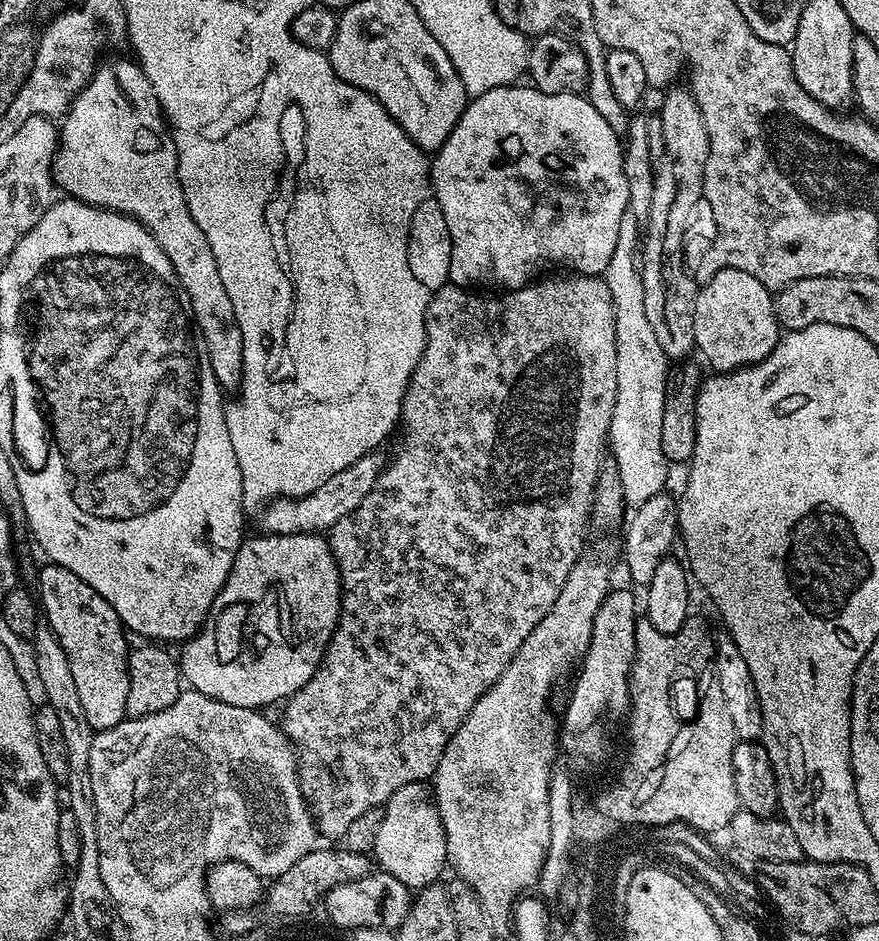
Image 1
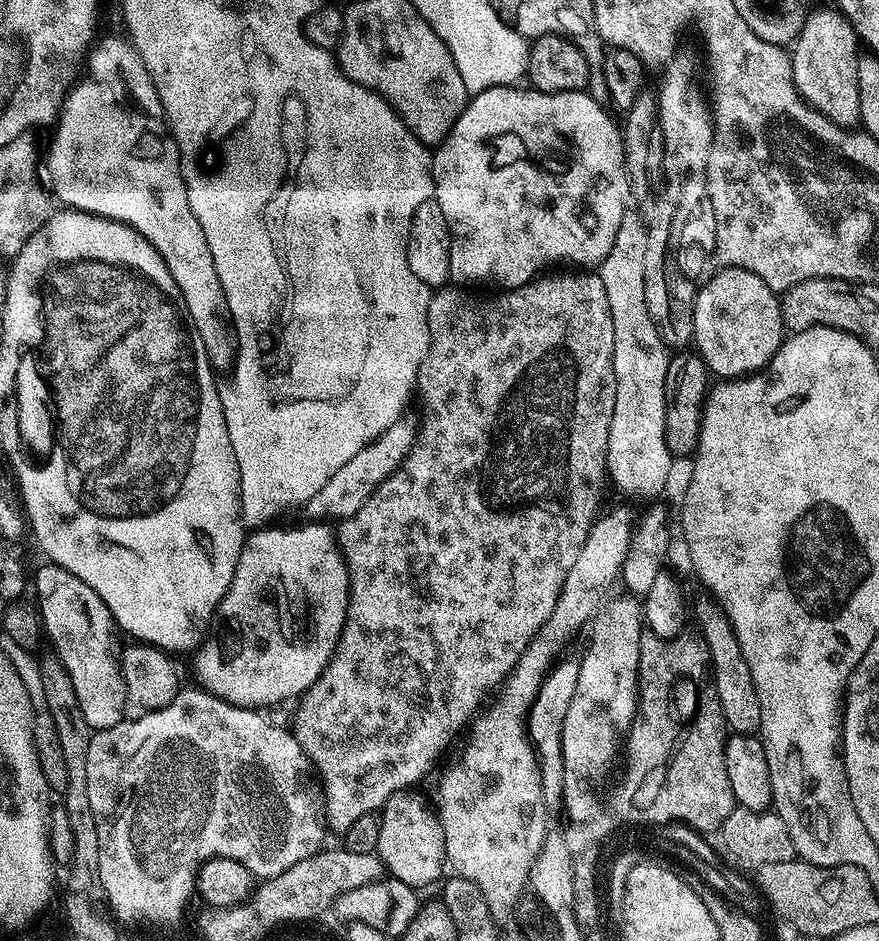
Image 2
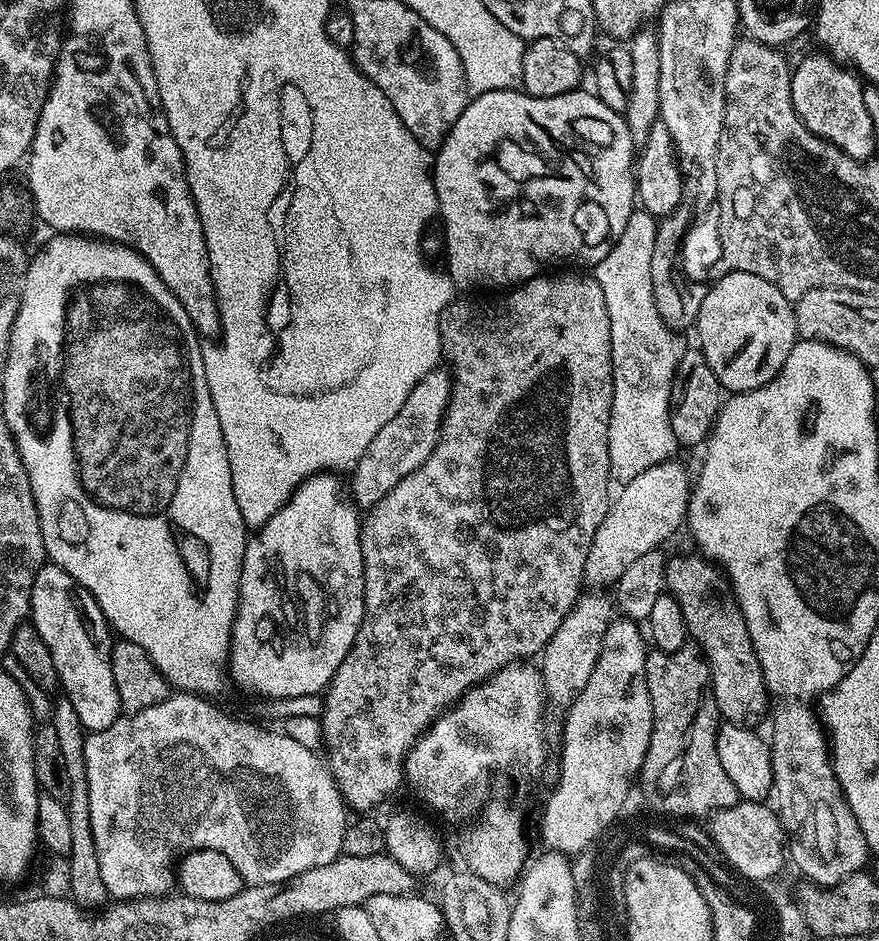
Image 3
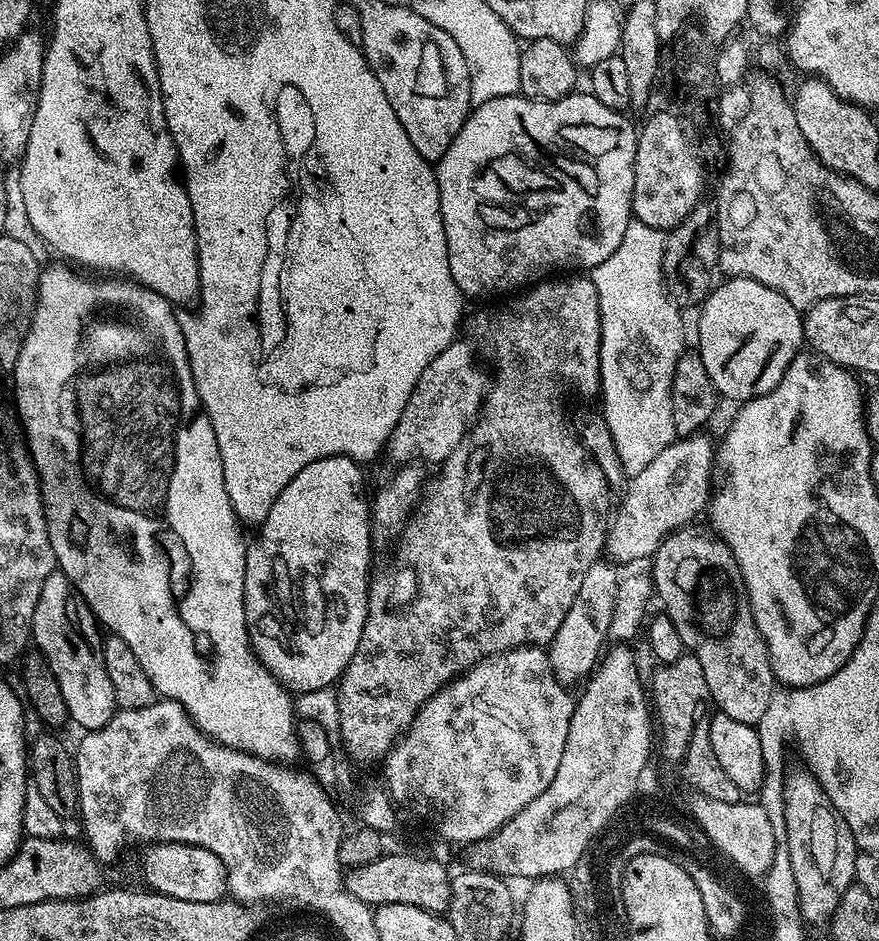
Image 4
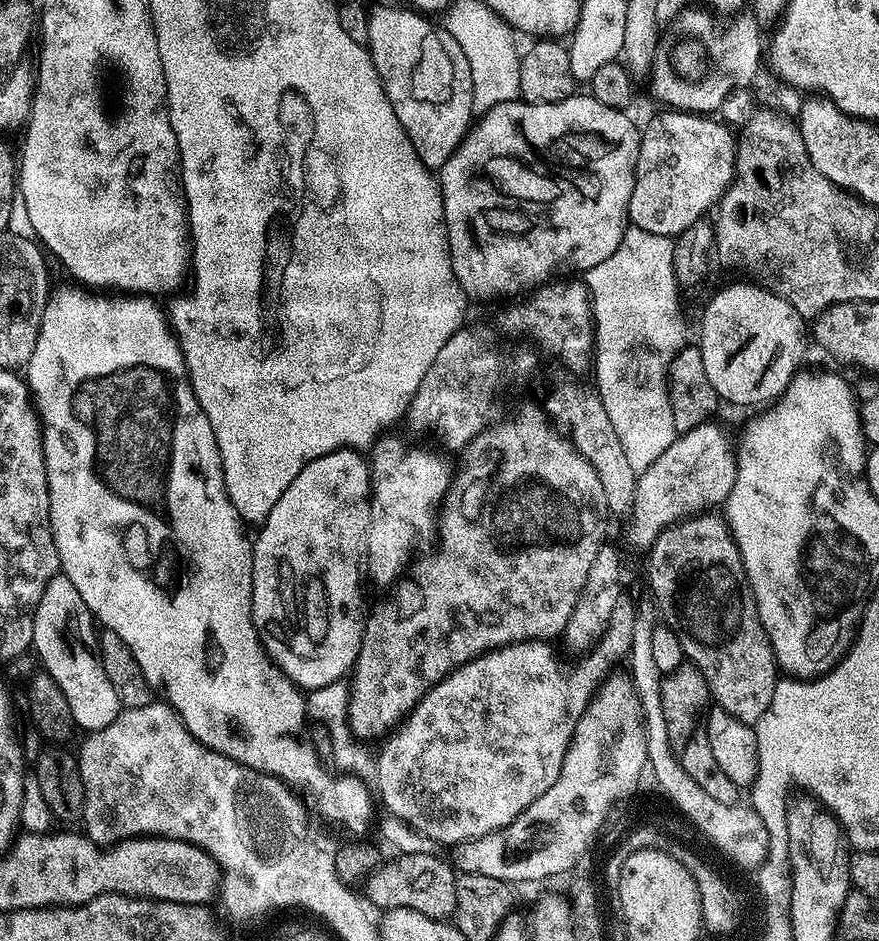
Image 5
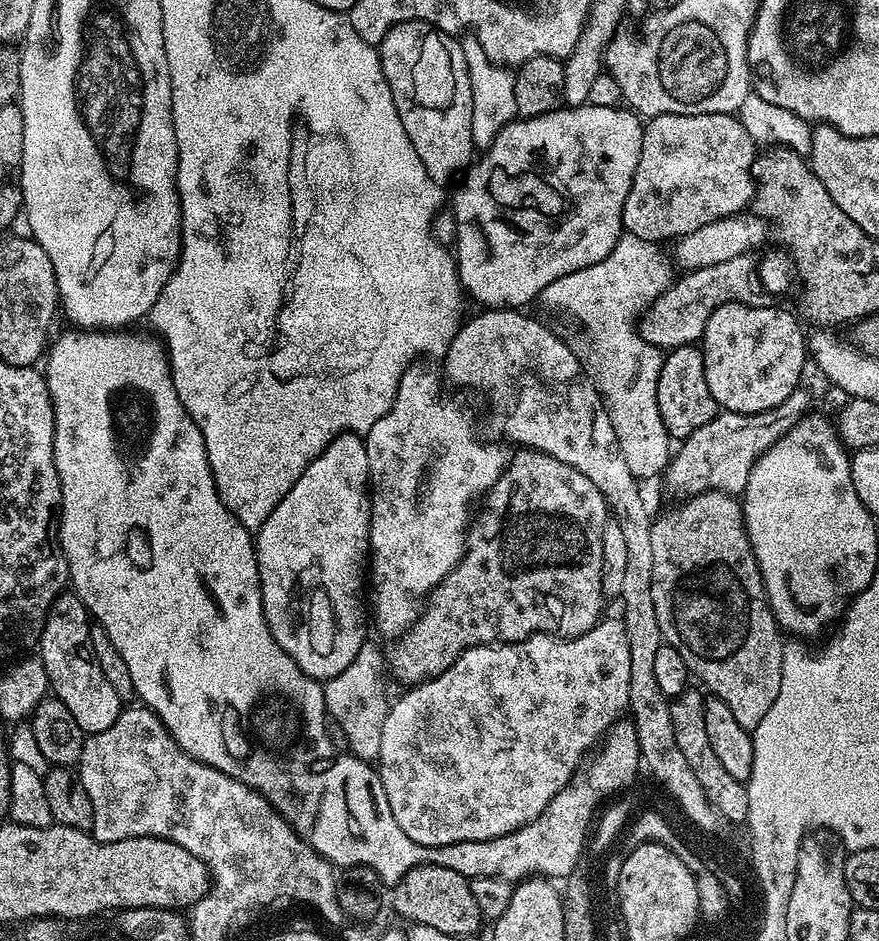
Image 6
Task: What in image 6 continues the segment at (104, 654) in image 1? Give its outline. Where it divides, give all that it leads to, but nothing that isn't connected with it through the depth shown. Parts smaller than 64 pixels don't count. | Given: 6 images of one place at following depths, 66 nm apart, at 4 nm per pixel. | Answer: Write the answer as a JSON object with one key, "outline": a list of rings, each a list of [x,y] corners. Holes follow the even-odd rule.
{"outline":[[[65,590],[48,609],[38,641],[38,655],[45,664],[51,691],[66,704],[70,714],[74,714],[75,721],[85,734],[114,726],[122,711],[120,695],[114,686],[110,686],[110,682],[106,682],[106,674],[102,674],[102,666],[98,666],[92,653],[91,629],[88,609],[75,591]]]}

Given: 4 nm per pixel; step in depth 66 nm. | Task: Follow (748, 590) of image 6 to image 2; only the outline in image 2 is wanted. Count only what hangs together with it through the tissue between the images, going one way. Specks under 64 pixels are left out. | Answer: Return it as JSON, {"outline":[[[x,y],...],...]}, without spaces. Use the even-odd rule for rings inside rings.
{"outline":[[[715,599],[700,600],[691,605],[690,612],[694,617],[699,636],[708,647],[711,683],[717,697],[722,702],[722,714],[725,725],[740,734],[748,734],[760,727],[760,703],[754,686],[754,678],[750,674],[750,666],[742,654],[742,646],[738,646],[738,638],[734,626],[728,621],[728,615]]]}

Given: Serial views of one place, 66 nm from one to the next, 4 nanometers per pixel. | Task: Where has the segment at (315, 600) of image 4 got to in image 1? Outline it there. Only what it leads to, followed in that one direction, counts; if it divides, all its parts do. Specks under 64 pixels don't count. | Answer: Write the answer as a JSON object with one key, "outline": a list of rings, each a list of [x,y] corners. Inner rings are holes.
{"outline":[[[303,532],[301,536],[298,534],[290,534],[289,536],[256,534],[253,540],[245,539],[234,558],[234,566],[230,570],[222,590],[216,595],[210,606],[208,616],[204,619],[200,631],[183,645],[184,653],[179,653],[178,663],[183,683],[191,691],[201,692],[218,702],[226,702],[230,706],[264,710],[267,709],[267,704],[272,704],[275,700],[280,700],[279,702],[287,701],[288,697],[294,695],[298,690],[302,690],[302,686],[306,686],[306,682],[310,682],[310,678],[319,668],[322,650],[328,647],[330,638],[336,629],[336,624],[340,621],[341,595],[340,571],[336,565],[332,547],[328,545],[327,539],[323,535],[315,532]]]}

